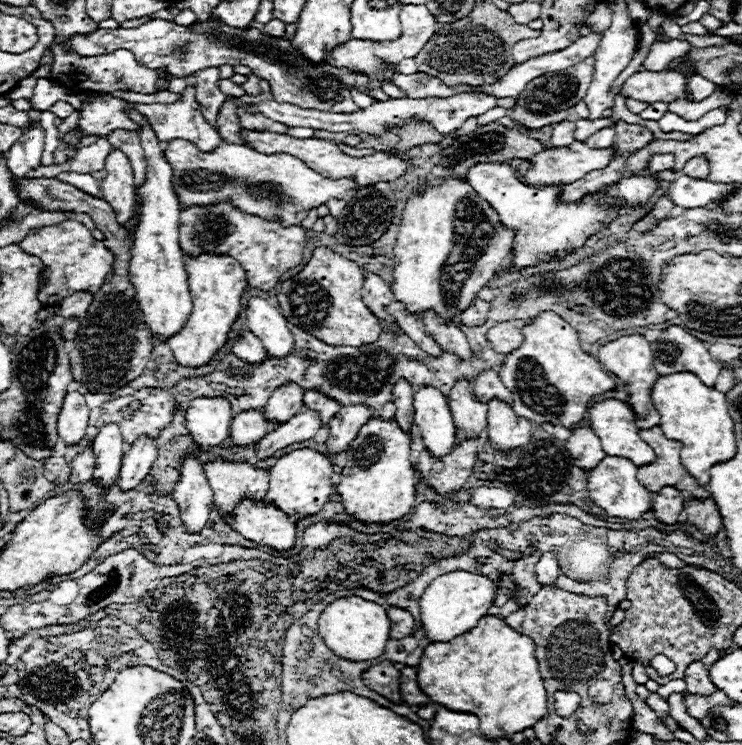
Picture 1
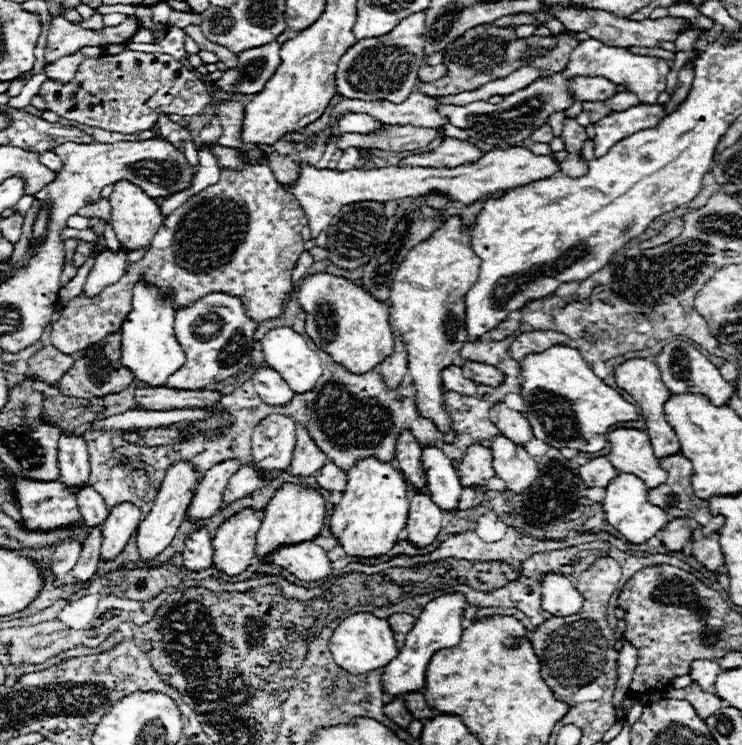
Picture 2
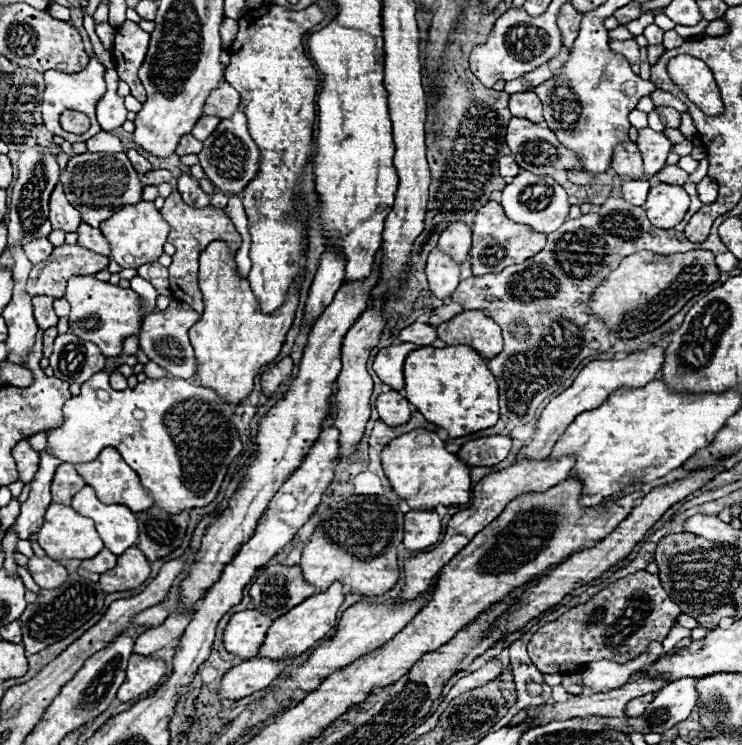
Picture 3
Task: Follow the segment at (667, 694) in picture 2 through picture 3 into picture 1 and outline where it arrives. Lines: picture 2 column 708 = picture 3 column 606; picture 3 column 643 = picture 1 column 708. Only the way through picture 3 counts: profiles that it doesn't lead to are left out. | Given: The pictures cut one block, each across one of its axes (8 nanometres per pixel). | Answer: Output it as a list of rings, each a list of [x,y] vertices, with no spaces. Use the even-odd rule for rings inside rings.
[[[692,662],[686,668],[684,680],[688,684],[686,692],[690,692],[690,694],[714,694],[714,690],[716,690],[716,686],[710,682],[708,668],[702,662]]]

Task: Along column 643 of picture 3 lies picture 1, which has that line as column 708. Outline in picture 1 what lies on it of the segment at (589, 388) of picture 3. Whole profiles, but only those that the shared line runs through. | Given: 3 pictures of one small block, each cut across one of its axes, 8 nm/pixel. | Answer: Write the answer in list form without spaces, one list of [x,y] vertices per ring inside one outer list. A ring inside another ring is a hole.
[[[670,326],[662,330],[660,338],[652,342],[654,366],[656,372],[674,374],[678,370],[690,370],[706,382],[706,386],[714,386],[718,374],[722,372],[722,364],[714,362],[708,354],[708,348],[702,340],[694,338],[680,326]]]

